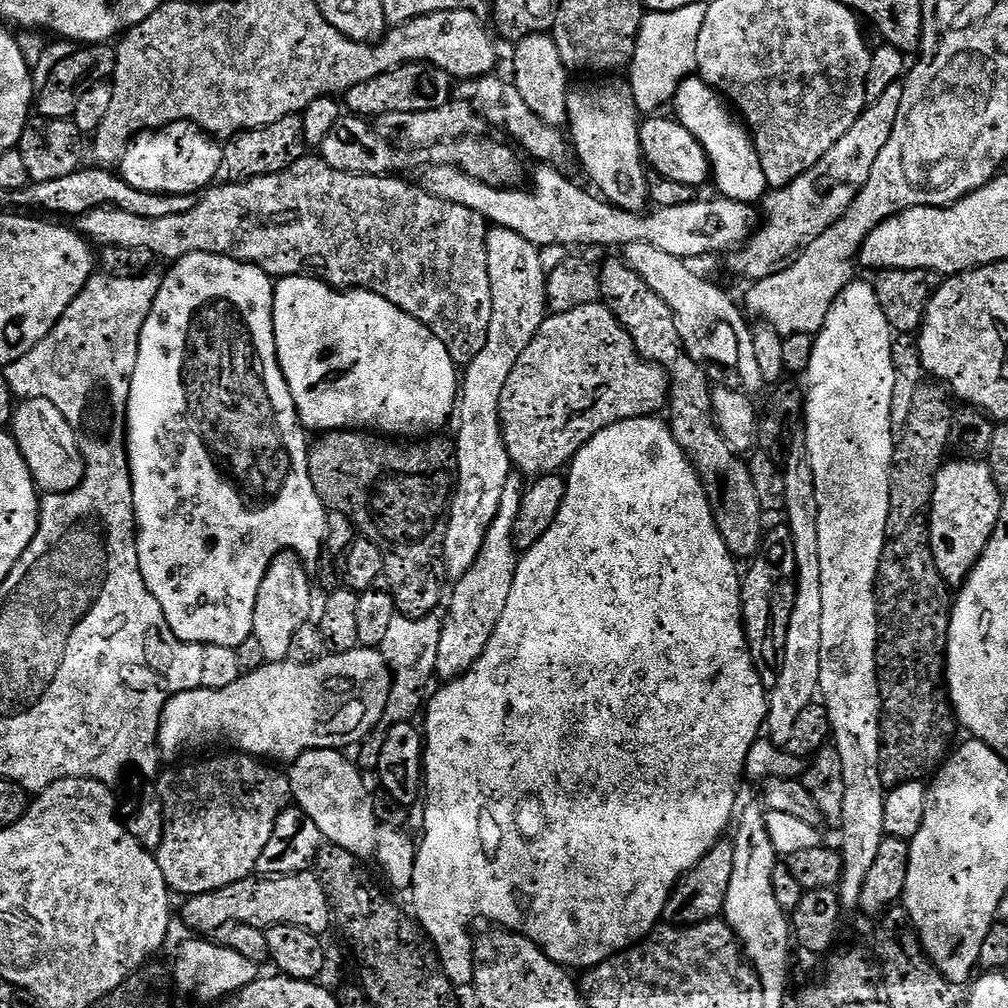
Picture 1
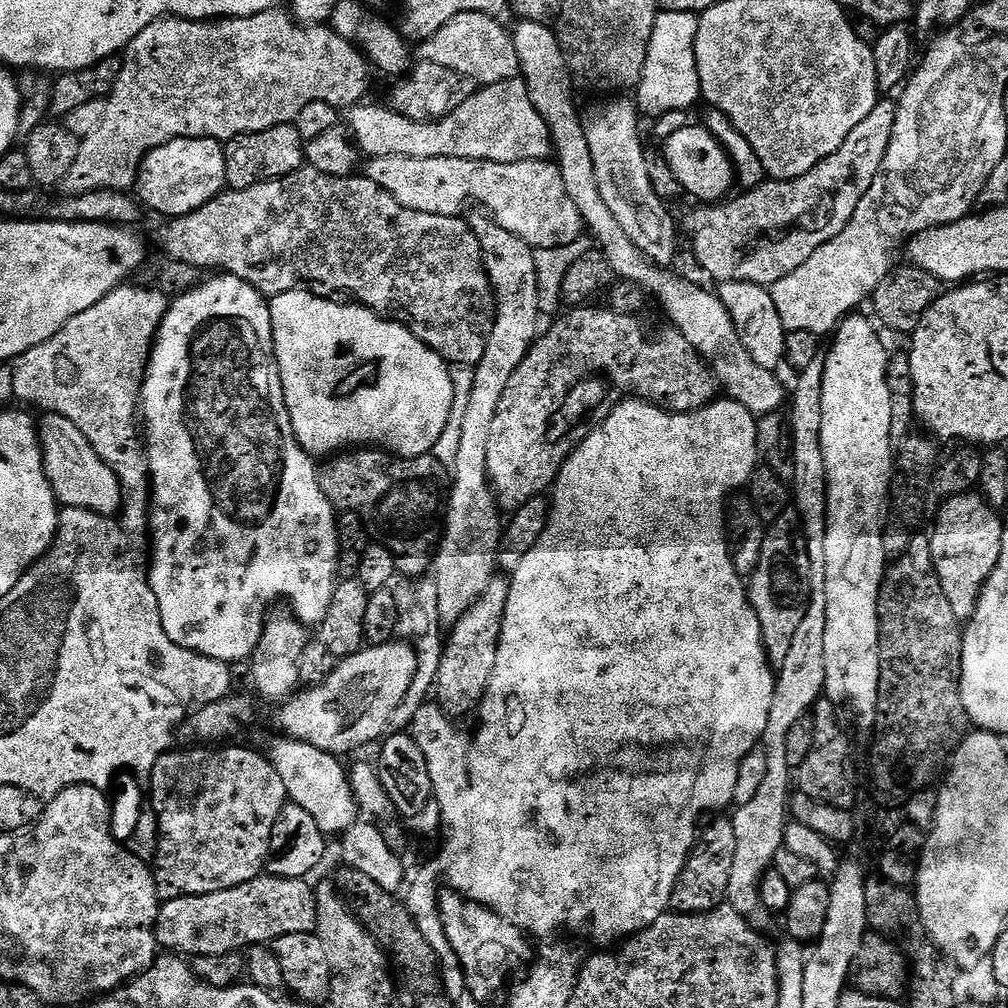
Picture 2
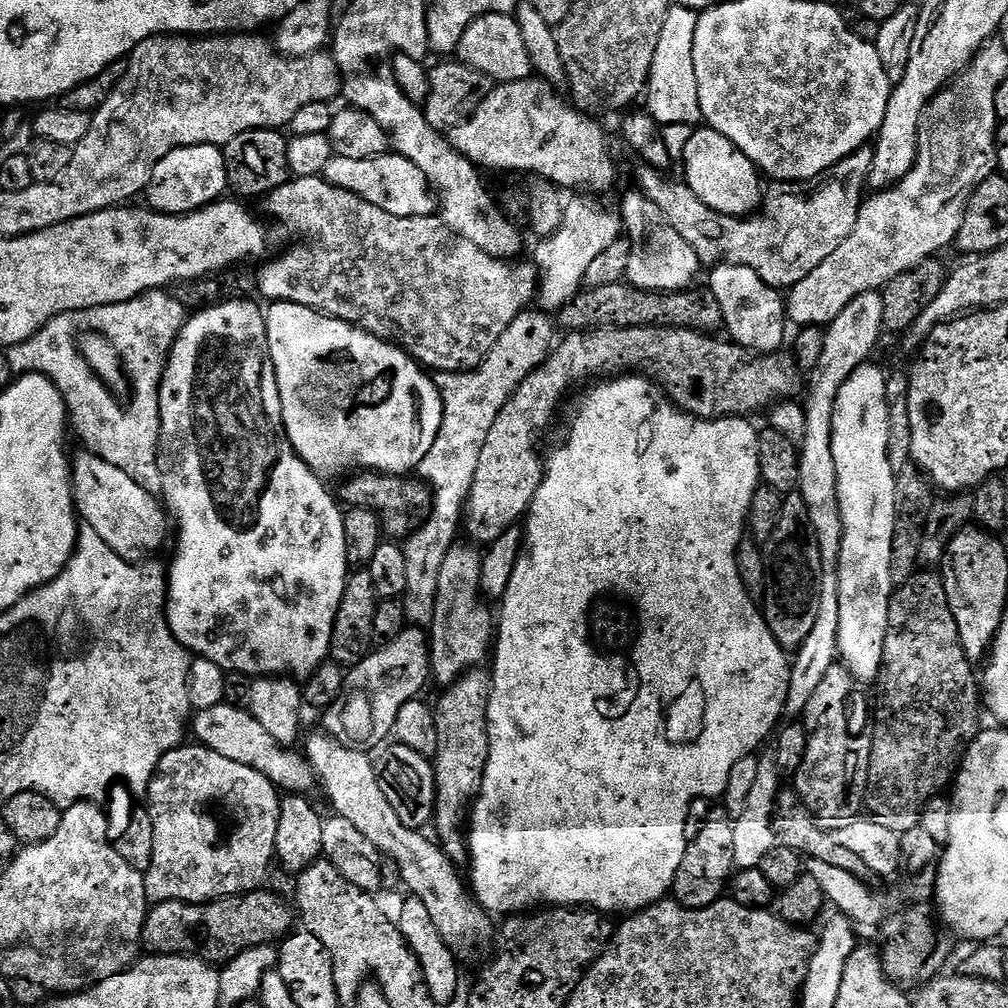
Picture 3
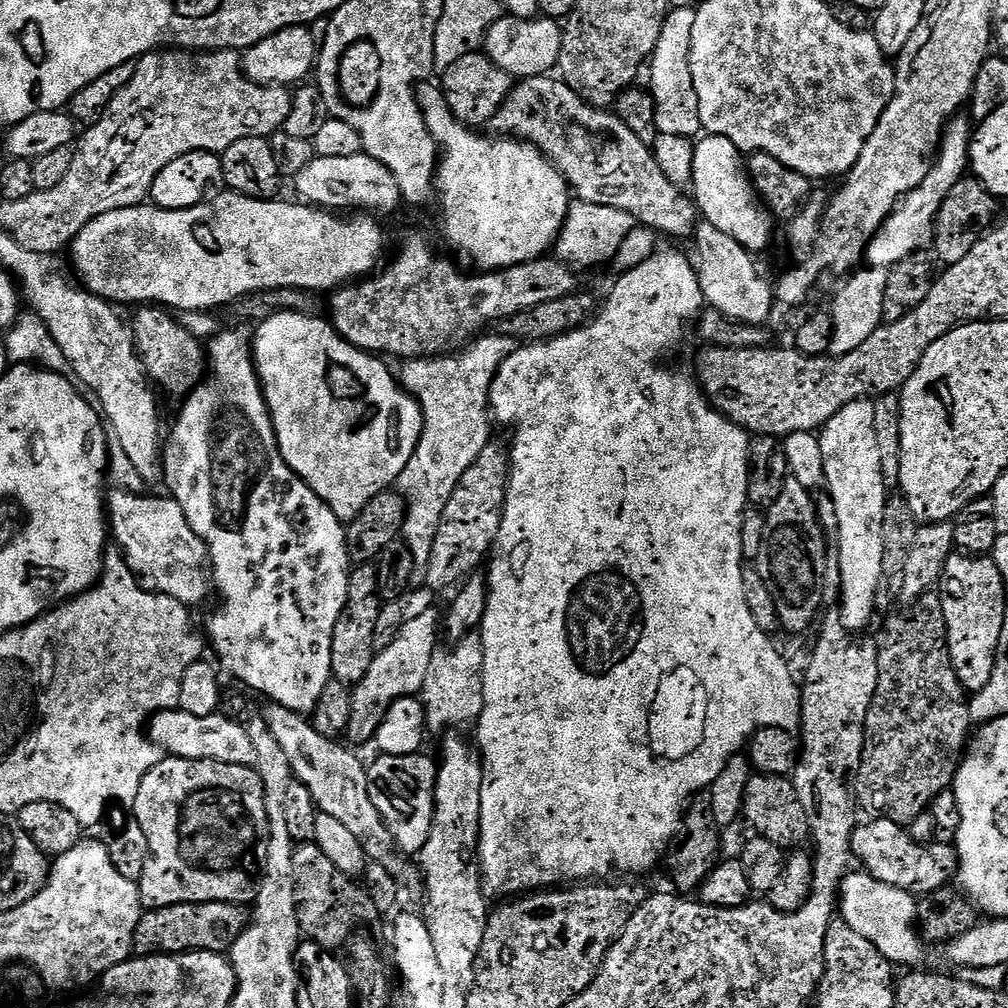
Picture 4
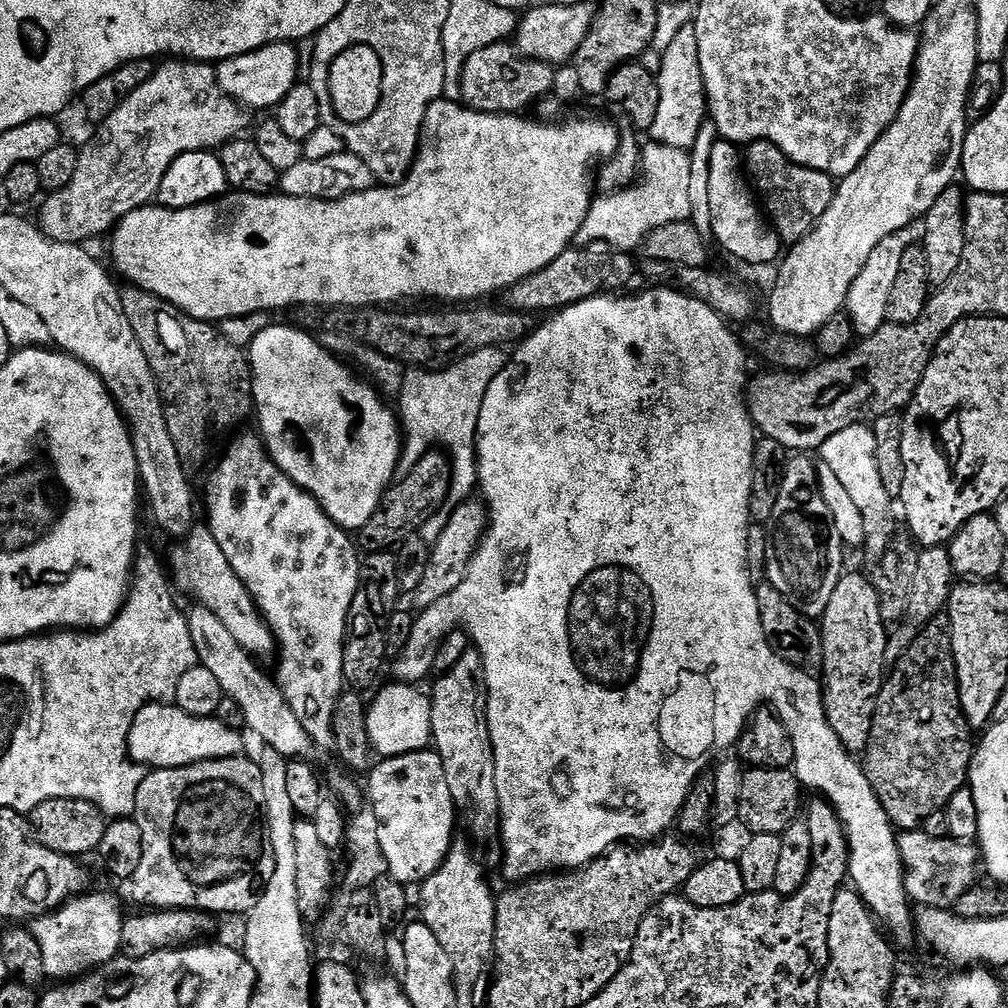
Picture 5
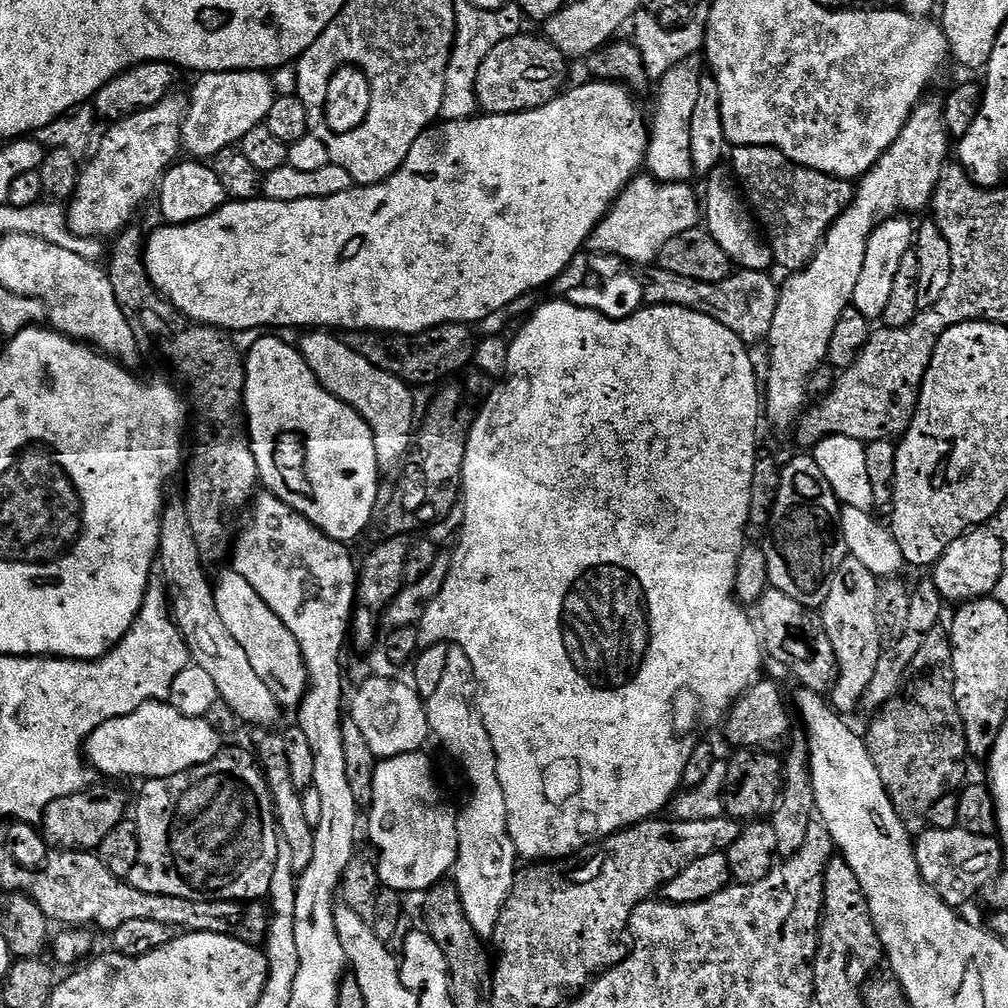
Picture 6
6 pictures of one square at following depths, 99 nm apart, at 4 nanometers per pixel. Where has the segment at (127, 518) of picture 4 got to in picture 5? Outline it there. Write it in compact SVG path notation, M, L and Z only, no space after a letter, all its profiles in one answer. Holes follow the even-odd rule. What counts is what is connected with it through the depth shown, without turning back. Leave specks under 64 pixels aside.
M199 526L193 527L191 529L190 535L185 539L183 542L177 543L180 544L177 546L176 549L172 552L172 568L171 571L174 573L176 571L176 576L178 579L181 580L182 583L185 584L186 587L189 588L190 591L193 592L194 595L197 596L197 601L200 601L203 604L203 607L209 608L210 610L214 610L214 614L218 618L222 618L222 626L226 626L226 630L230 630L230 634L234 634L234 638L241 644L241 646L246 649L247 652L249 652L253 657L261 658L260 656L268 656L277 651L278 648L278 641L275 636L272 634L272 627L269 626L268 621L264 619L263 616L260 615L259 608L256 607L256 601L252 599L251 593L248 592L248 587L242 582L242 578L238 576L236 571L234 570L234 566L230 566L230 558L226 558L226 554L222 550L222 546L218 546L218 538L214 538L214 534L212 533L211 528L207 526Z

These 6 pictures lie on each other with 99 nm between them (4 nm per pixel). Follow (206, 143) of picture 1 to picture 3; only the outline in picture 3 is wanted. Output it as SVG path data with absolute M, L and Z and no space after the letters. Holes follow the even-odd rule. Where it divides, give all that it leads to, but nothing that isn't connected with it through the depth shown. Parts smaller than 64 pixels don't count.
M217 145L186 146L166 154L166 158L162 158L154 166L146 189L147 207L168 216L187 216L190 212L200 211L207 204L216 203L229 188L224 154Z

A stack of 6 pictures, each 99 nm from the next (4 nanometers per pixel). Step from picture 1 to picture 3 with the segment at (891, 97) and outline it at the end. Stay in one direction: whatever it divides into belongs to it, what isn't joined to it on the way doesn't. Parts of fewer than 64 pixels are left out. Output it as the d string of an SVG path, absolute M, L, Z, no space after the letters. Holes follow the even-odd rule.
M863 146L852 156L847 156L841 164L836 164L830 171L822 176L817 176L811 182L804 182L797 186L792 182L776 182L772 189L765 191L762 196L762 207L755 214L747 218L739 216L727 216L721 212L716 212L698 199L694 190L690 190L687 183L679 179L667 180L663 171L647 166L641 167L636 180L639 191L648 197L654 206L658 206L660 215L673 228L678 230L678 234L683 238L687 248L694 250L694 254L699 258L701 265L715 266L721 262L726 264L741 264L758 274L762 282L766 282L771 288L777 290L787 290L792 285L797 284L814 270L814 266L822 266L834 250L848 237L854 230L854 222L858 211L857 205L852 205L852 192L860 192L866 188L868 173L872 169L873 149Z

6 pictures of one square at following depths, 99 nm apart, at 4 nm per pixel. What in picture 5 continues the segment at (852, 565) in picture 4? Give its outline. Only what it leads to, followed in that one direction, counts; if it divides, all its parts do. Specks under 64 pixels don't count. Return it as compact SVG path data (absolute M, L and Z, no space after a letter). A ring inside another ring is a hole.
M861 422L846 426L846 430L838 430L818 450L822 462L838 474L838 482L846 486L850 498L854 498L858 508L862 510L862 522L864 523L863 551L868 551L874 558L880 558L888 549L894 535L892 528L892 504L894 498L886 490L882 482L882 474L878 470L878 458L876 457L876 435L872 433L867 423Z

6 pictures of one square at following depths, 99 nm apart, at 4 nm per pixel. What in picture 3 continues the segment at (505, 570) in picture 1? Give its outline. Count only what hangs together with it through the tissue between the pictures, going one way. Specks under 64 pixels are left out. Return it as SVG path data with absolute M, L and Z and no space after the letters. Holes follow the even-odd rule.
M477 666L457 678L454 683L447 685L444 692L434 703L436 718L436 746L434 749L434 771L436 773L436 806L434 809L435 839L442 851L451 858L457 866L467 865L468 834L466 829L470 824L470 809L475 801L476 793L480 790L480 782L484 777L488 761L488 699L492 697L492 678L483 667Z

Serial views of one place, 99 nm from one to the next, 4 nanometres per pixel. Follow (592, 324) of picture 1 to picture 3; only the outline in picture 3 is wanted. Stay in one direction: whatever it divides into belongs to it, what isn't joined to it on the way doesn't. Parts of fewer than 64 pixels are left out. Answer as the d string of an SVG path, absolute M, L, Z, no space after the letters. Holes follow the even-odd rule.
M593 328L584 332L569 331L565 336L565 340L561 344L559 341L548 353L544 363L539 364L509 396L498 418L494 418L490 434L486 434L486 442L482 442L472 488L468 492L466 515L462 520L463 527L466 530L468 527L467 539L477 545L492 544L505 530L517 527L521 523L522 517L532 504L538 486L544 480L546 464L542 456L540 460L539 454L536 453L536 439L539 438L540 431L555 418L560 399L583 380L595 381L597 378L615 378L621 374L643 374L657 384L677 408L702 420L744 418L752 414L748 412L756 412L764 407L767 409L781 400L795 397L795 392L799 393L802 388L802 369L791 355L753 355L747 348L731 339L716 340L720 338L689 328Z

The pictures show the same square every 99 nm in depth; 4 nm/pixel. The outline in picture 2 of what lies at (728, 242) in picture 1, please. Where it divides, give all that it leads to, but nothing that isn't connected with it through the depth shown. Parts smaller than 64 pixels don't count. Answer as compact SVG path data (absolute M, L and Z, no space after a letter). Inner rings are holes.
M374 156L367 161L366 175L373 180L386 194L390 194L399 204L410 210L418 210L426 214L442 214L443 216L460 216L468 204L468 196L477 200L479 207L491 216L496 224L518 238L522 238L536 248L562 247L577 243L580 231L586 225L578 206L574 206L570 194L566 194L566 186L562 182L560 168L551 159L527 160L526 162L486 162L485 160L467 160L466 158L410 158L409 156Z

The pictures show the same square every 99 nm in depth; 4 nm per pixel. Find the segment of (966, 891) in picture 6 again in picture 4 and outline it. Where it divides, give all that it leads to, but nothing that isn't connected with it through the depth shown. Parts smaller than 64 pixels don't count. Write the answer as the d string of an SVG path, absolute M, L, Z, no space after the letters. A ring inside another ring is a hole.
M872 818L869 824L858 825L856 829L851 829L850 843L852 856L860 859L864 863L861 865L872 875L916 894L931 894L949 887L960 871L960 857L951 843L920 844L905 825L892 820Z

